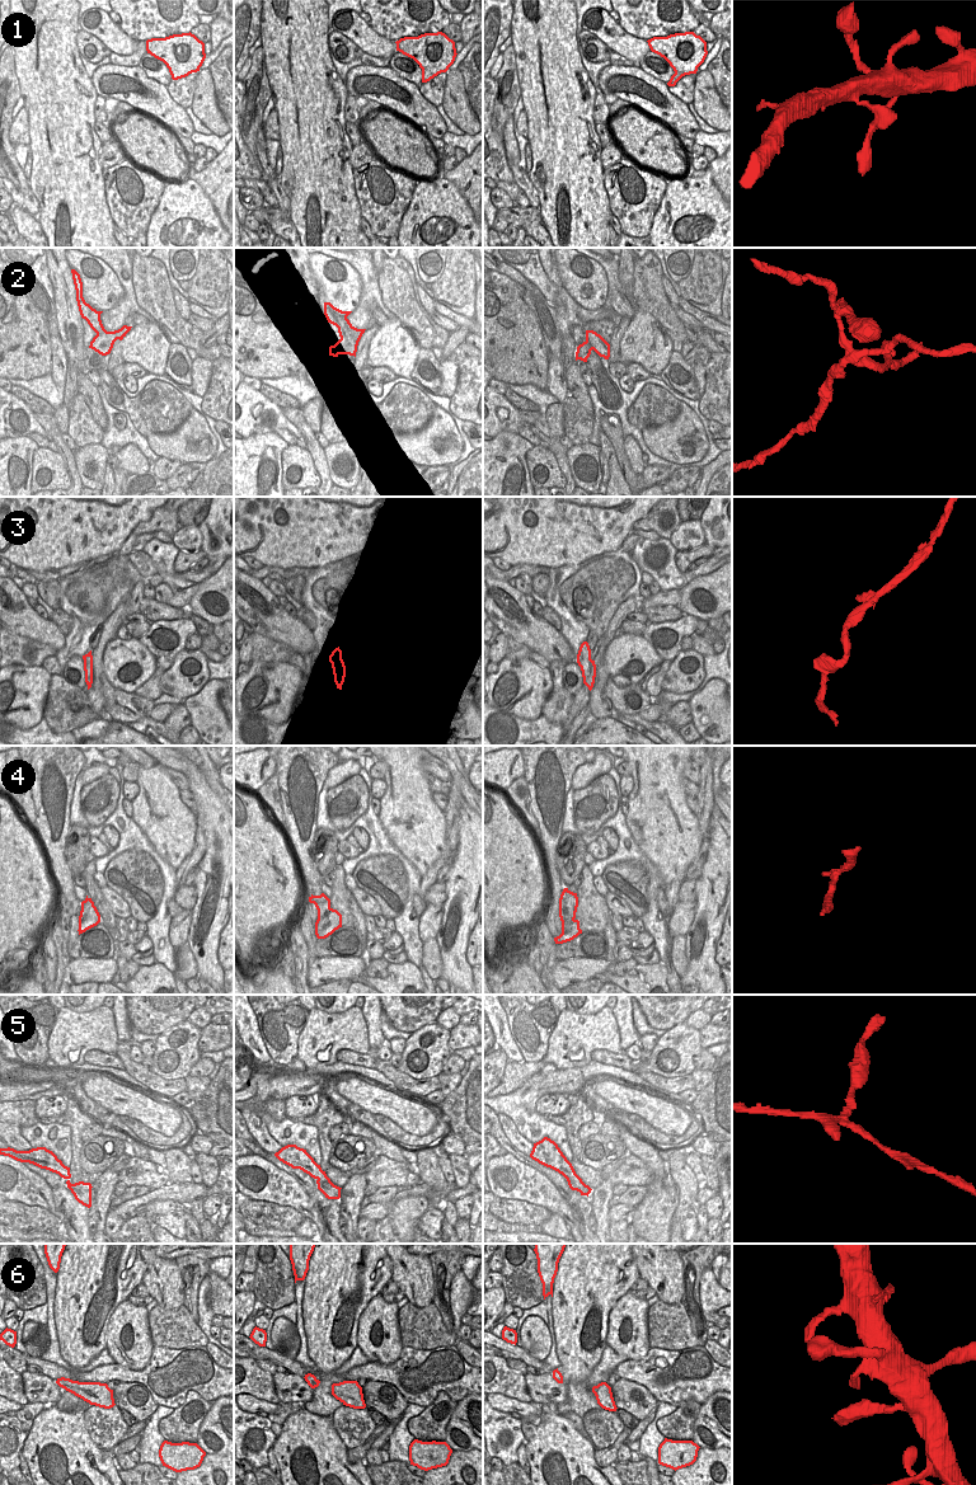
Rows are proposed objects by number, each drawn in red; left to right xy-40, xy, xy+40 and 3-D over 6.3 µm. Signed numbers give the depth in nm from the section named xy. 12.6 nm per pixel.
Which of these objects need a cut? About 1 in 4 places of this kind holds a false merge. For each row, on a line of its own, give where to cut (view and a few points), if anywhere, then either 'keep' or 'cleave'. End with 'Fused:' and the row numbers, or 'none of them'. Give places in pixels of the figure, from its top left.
1: no cut; keep
2: cut in xy along (339, 339), (346, 342), (338, 348), (346, 353); cleave
3: cut in xy+40 along (591, 659), (591, 672), (586, 685); cleave
4: cut in xy along (331, 908), (315, 927); cleave
5: cut in xy along (318, 1179), (331, 1183); cleave
6: no cut; keep
Fused: 2, 3, 4, 5

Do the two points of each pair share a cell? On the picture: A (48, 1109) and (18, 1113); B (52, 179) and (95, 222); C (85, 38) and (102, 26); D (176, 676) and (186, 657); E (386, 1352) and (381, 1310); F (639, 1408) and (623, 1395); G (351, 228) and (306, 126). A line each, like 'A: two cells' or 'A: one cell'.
A: two cells
B: one cell
C: two cells
D: one cell
E: one cell
F: one cell
G: one cell

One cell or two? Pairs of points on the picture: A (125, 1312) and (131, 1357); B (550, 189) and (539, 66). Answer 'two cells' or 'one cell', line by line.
A: one cell
B: one cell

